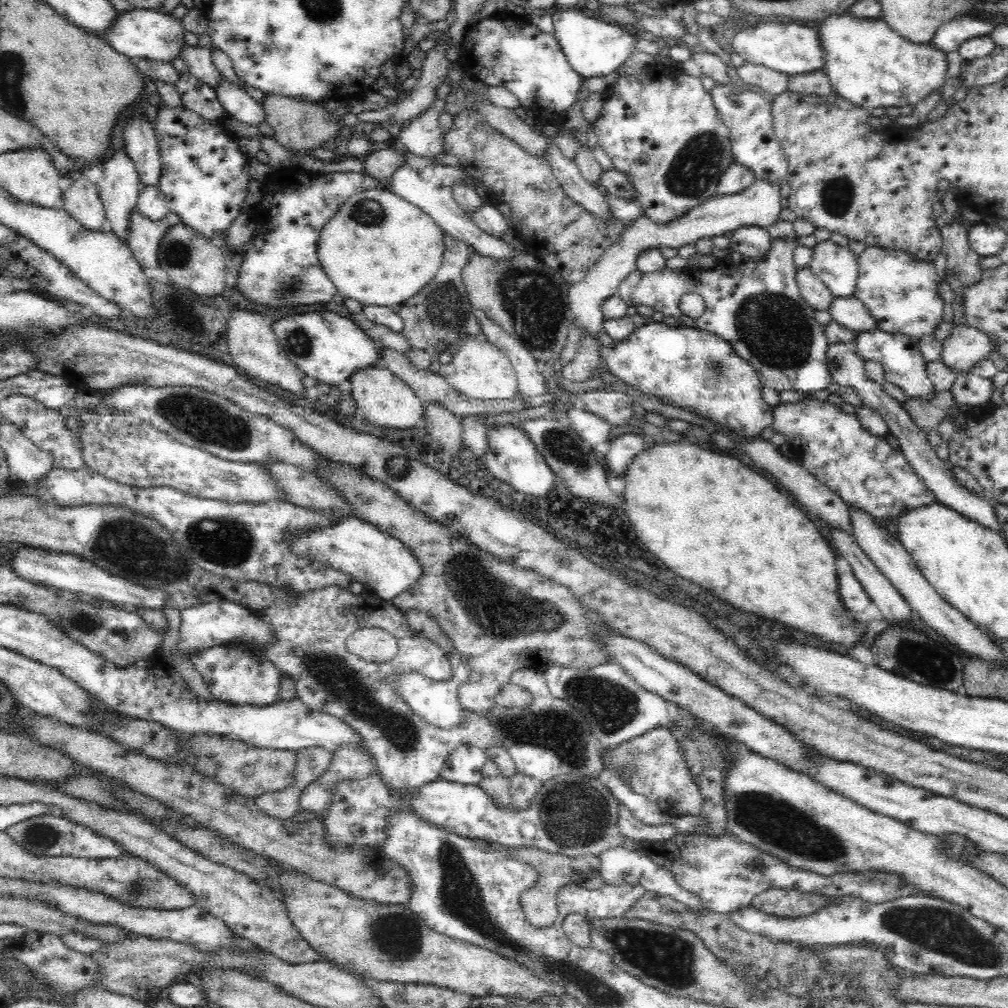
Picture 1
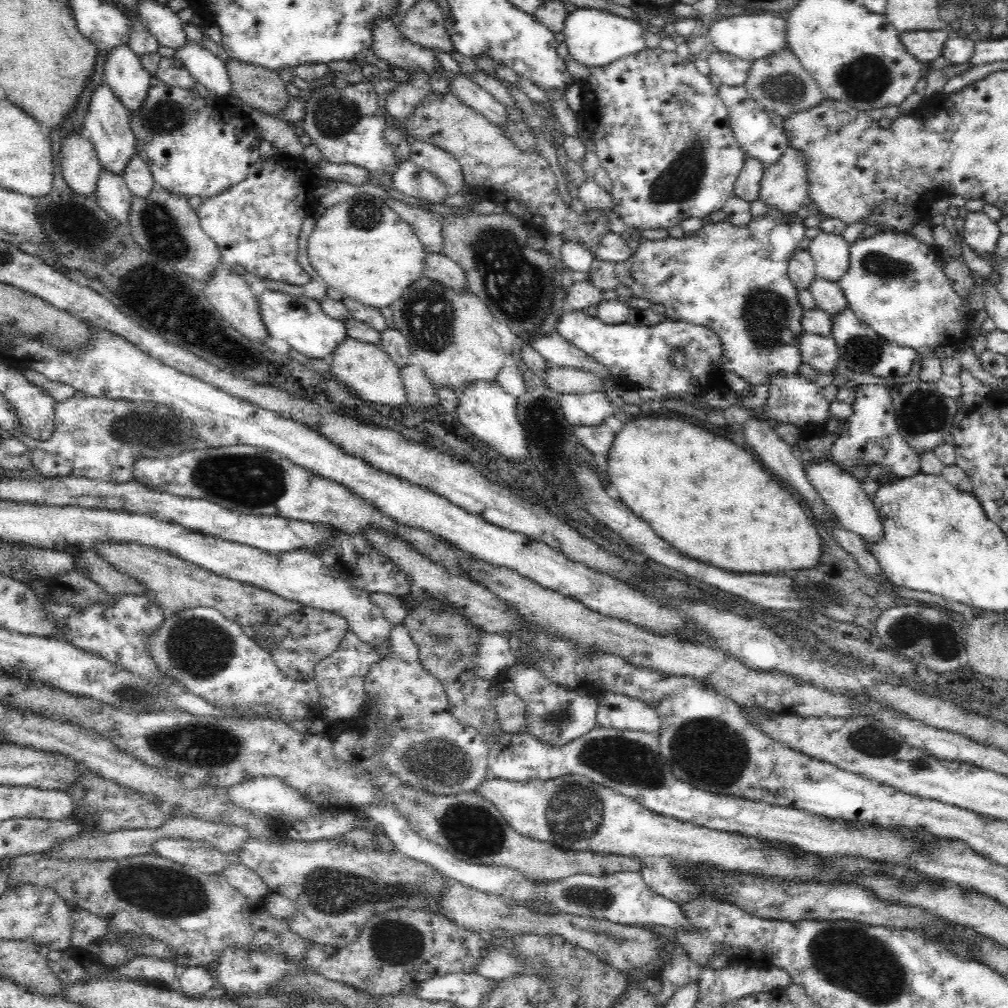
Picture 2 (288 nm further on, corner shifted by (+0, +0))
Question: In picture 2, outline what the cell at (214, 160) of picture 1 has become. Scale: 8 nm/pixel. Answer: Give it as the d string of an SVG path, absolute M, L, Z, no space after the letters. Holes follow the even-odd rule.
M156 76L150 80L142 108L130 118L130 126L136 136L136 156L152 170L154 186L176 196L200 196L204 202L246 180L260 162L262 140L248 116L232 116L228 106L224 112L208 106L198 92L168 86Z

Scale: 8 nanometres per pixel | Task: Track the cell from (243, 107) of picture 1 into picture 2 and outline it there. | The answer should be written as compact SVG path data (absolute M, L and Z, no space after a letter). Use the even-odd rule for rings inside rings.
M188 42L176 50L176 58L182 60L194 80L200 82L212 94L212 98L224 100L234 96L226 64L210 50L198 46L196 42Z

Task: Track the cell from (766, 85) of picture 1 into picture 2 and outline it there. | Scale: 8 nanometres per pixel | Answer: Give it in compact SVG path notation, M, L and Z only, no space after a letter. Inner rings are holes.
M714 52L708 54L708 64L712 74L716 74L722 80L722 86L744 86L748 72L750 72L750 62L734 56L734 54L724 54L724 52Z

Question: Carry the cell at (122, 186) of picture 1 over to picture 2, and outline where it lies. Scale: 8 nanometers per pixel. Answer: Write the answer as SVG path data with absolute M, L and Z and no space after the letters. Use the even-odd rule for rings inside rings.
M100 84L92 92L86 122L84 122L84 134L92 142L102 168L116 176L122 176L124 168L130 164L130 158L136 154L136 136L130 126L130 114L126 112L126 108L120 104L116 94L106 84Z

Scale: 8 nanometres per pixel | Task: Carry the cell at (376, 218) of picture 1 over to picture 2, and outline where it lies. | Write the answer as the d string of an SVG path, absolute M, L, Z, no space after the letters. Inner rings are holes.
M360 194L320 212L308 240L308 258L328 286L366 306L384 308L424 272L426 248L386 200Z

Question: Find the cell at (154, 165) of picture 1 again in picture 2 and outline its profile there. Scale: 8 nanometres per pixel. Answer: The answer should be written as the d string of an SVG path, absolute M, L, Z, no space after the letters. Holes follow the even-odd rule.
M128 44L110 50L104 68L106 86L116 94L116 98L132 118L142 108L148 96L152 80L150 72L142 68L140 58Z

